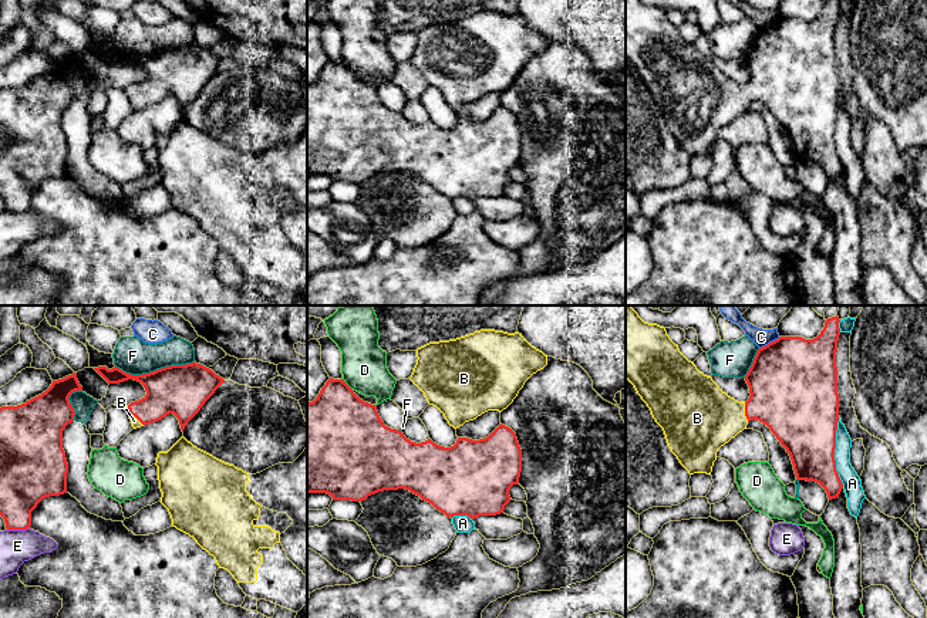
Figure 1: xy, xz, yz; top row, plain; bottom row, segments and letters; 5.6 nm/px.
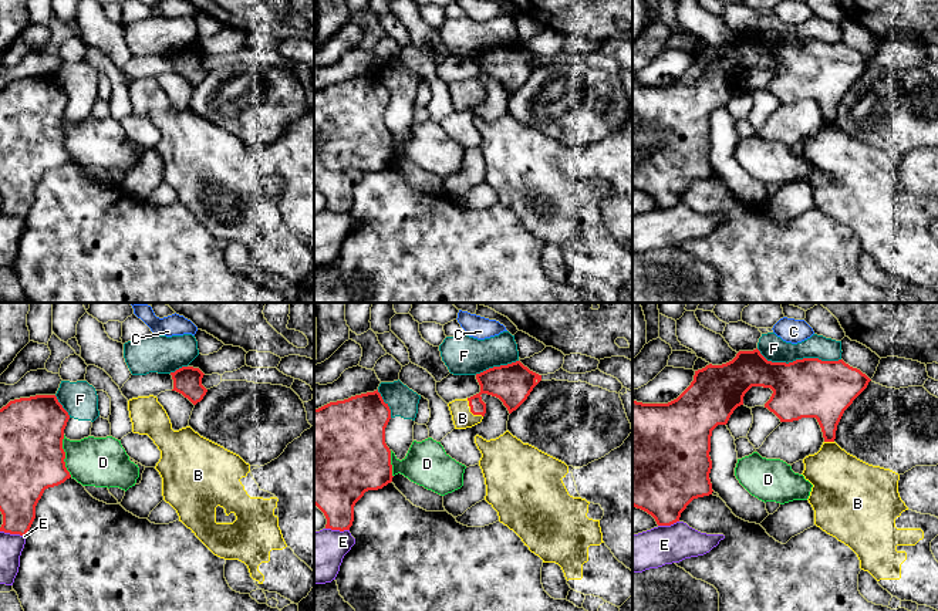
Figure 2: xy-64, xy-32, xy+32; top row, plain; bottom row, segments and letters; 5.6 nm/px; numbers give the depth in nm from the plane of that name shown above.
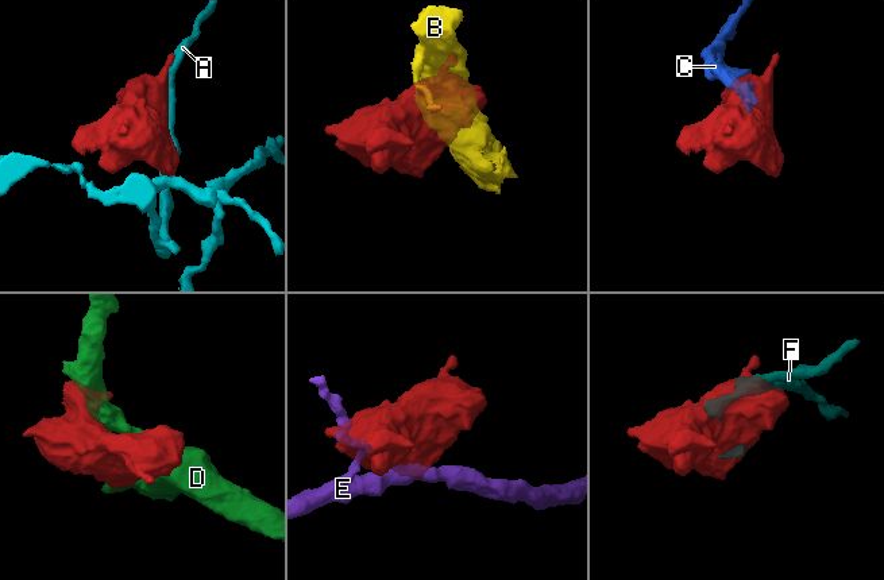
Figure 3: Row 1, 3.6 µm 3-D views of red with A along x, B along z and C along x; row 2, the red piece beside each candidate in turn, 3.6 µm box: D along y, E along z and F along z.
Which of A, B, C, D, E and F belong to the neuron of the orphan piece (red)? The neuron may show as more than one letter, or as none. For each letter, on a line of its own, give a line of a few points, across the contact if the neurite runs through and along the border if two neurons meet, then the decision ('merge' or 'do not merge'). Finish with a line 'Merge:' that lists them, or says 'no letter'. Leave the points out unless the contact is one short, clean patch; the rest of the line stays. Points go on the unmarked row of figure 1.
A: do not merge
B: merge
C: yz (779, 19), (759, 30) | do not merge
D: do not merge
E: do not merge
F: do not merge
Merge: B

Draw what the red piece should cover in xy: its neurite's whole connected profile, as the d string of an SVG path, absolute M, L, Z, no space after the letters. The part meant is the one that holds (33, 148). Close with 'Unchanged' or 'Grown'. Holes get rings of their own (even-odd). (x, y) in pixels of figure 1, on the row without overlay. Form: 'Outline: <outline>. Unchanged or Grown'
Outline: M77 55L53 63L41 77L17 88L0 90L0 197L7 212L27 212L31 193L50 178L67 175L68 145L63 112L74 102L70 77L82 72Z. Unchanged

